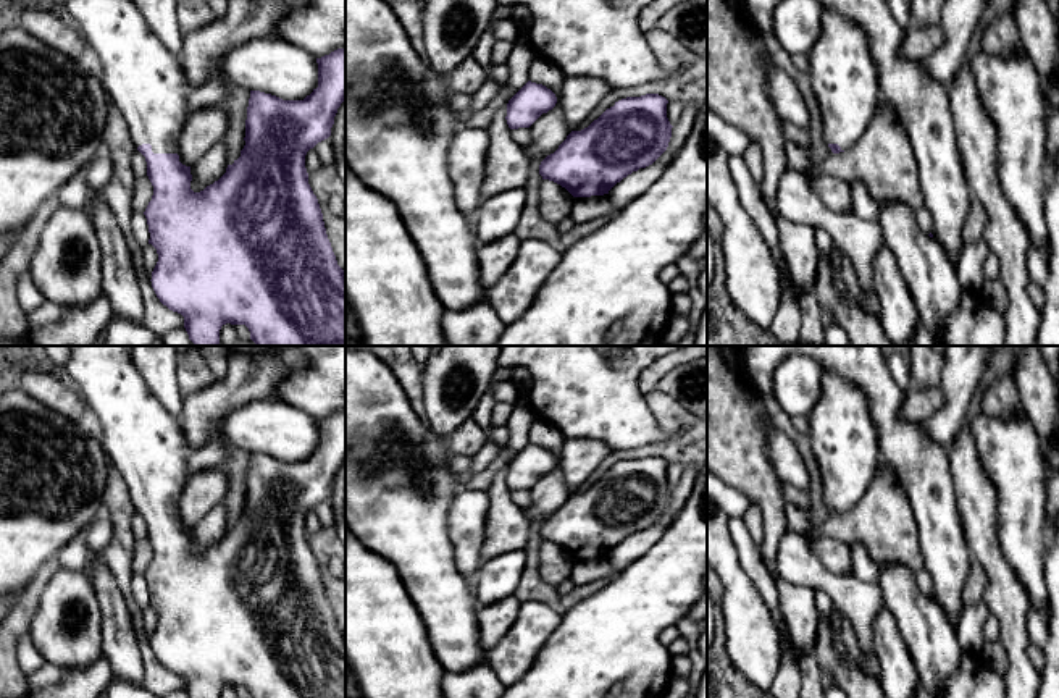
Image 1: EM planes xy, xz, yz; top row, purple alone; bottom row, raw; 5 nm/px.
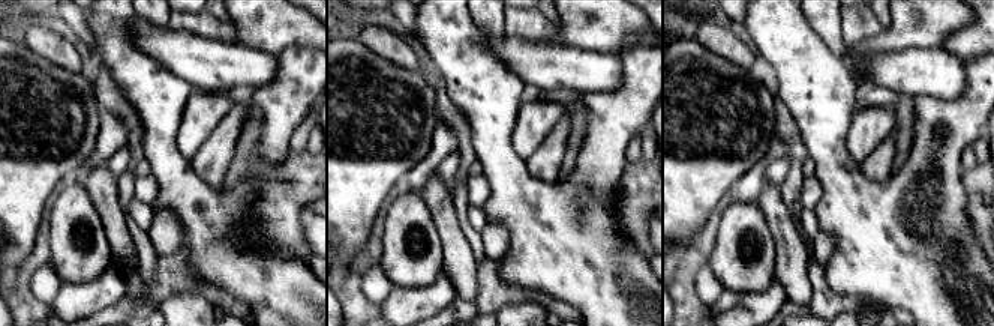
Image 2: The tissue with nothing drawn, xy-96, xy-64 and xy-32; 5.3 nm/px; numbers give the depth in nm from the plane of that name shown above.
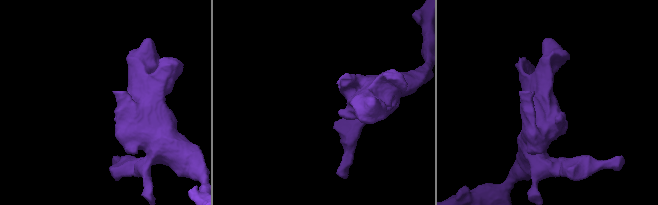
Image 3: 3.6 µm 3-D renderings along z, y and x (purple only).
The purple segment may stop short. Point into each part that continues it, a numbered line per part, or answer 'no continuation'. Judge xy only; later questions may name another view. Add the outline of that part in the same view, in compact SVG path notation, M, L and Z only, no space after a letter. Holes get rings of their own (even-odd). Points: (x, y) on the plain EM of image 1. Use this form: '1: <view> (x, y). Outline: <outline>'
1: xy (142, 440). Outline: M71 346L63 376L77 389L103 430L103 451L128 485L132 504L150 506L153 515L178 515L179 498L187 481L189 449L181 417L168 412L152 394L132 360L132 346Z

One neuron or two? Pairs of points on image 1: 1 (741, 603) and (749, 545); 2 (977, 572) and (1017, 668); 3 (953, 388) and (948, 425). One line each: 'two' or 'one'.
1: two
2: two
3: one

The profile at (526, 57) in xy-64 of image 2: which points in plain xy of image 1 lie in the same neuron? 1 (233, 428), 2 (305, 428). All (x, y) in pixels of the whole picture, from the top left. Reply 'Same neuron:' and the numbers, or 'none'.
Same neuron: 1, 2

